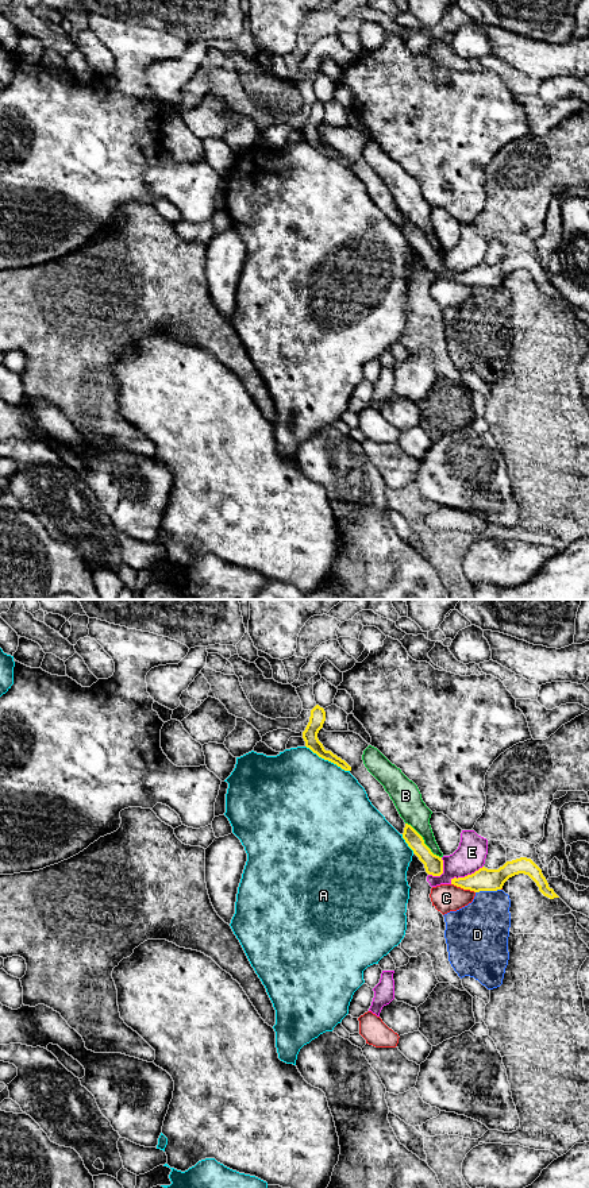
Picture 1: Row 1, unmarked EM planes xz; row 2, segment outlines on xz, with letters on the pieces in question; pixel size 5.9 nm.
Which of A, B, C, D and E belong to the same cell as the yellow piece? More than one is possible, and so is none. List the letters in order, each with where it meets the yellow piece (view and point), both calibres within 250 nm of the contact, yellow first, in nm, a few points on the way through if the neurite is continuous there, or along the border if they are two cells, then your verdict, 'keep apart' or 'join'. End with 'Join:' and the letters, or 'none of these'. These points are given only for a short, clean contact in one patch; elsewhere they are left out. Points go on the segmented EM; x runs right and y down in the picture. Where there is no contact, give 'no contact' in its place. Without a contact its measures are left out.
A: xz (327, 759) | 90/480 nm | keep apart
B: xz (423, 841) | 110/160 nm | keep apart
C: xz (464, 888) | 140/170 nm | along xz (451, 883), (474, 893) | keep apart
D: xz (488, 890) | 140/340 nm | along xz (500, 888), (476, 893) | keep apart
E: xz (465, 876) | 140/180 nm | along xz (482, 866), (470, 874), (454, 878), (450, 883) | keep apart
Join: none of these

